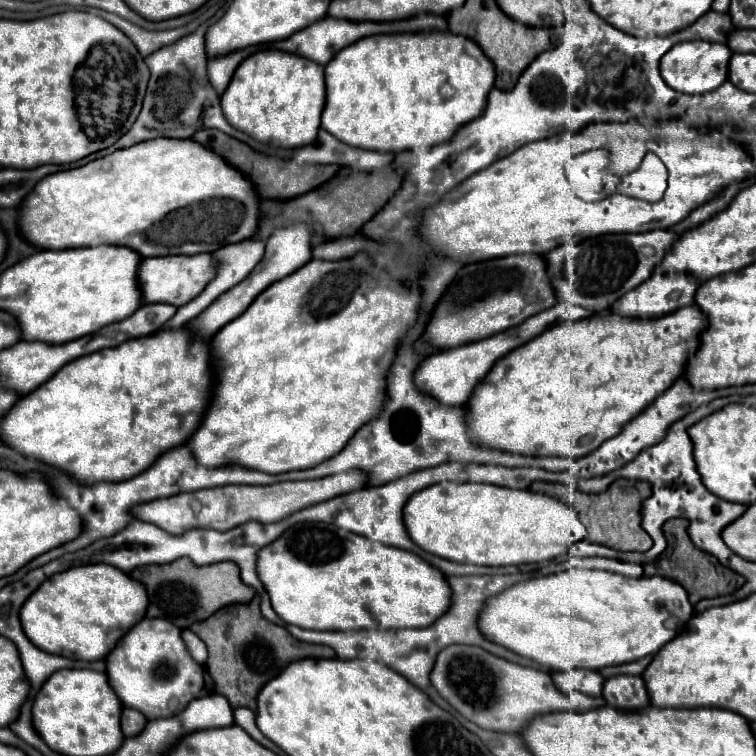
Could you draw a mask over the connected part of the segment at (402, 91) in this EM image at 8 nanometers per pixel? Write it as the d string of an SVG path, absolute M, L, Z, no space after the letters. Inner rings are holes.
M420 32L420 34L392 34L392 36L368 36L364 40L358 40L356 44L344 48L328 68L324 68L326 76L326 106L322 112L322 128L330 132L336 140L362 150L374 150L374 152L404 152L412 150L416 146L436 146L446 140L450 140L460 126L466 126L468 122L476 120L488 104L488 94L494 88L494 64L472 44L472 40L464 40L462 36L452 36L450 32Z

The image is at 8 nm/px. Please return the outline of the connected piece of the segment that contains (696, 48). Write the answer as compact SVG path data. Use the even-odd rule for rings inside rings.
M680 42L670 52L666 52L660 60L660 74L664 82L682 94L706 94L716 90L720 84L726 82L728 72L728 60L732 52L728 52L726 44L714 44L714 42Z

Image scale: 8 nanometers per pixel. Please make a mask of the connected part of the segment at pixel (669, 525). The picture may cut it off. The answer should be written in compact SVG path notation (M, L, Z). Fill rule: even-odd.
M674 518L668 520L664 524L664 534L668 540L668 548L666 552L652 564L644 566L644 576L664 576L664 578L672 578L678 584L682 584L690 596L690 602L696 604L702 598L714 598L714 596L722 596L722 594L732 594L736 592L746 580L744 576L740 576L734 570L728 570L726 566L722 566L718 562L718 558L714 558L708 552L698 550L688 534L688 520L686 518Z

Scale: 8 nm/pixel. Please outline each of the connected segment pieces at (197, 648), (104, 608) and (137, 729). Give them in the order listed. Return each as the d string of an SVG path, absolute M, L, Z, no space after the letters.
M182 630L182 640L184 640L190 656L192 656L198 664L204 664L204 662L206 662L206 656L208 656L206 644L204 644L194 632L190 632L190 630Z
M86 564L48 578L20 610L26 636L38 648L78 660L102 660L148 610L146 586L116 566Z
M124 708L124 712L122 712L122 732L124 732L126 738L128 736L138 736L144 730L146 722L148 720L144 718L142 712L136 712L132 708Z

